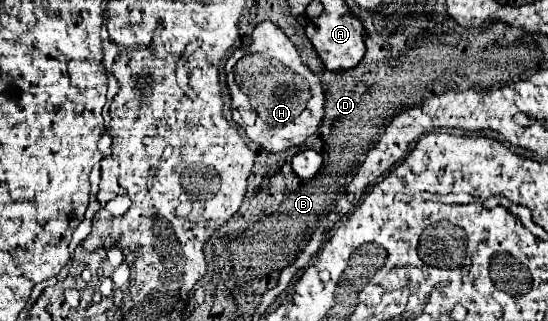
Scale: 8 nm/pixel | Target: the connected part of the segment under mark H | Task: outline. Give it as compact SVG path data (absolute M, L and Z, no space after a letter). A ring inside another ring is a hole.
M261 21L253 29L251 45L233 49L225 63L225 77L231 95L233 121L265 151L279 153L287 151L289 147L299 147L317 131L323 119L325 103L321 81L301 61L289 37L275 23ZM241 111L253 111L257 115L255 125L245 125Z

